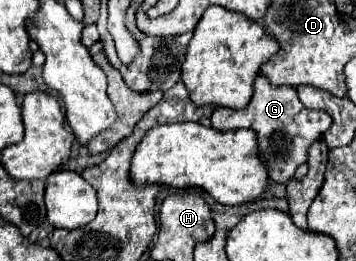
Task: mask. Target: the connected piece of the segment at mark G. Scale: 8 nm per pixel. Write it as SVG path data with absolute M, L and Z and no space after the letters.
M261 74L253 82L253 98L245 110L229 110L229 108L215 108L211 116L211 128L219 132L237 130L237 128L251 128L257 134L257 146L259 146L259 158L267 166L269 180L277 184L287 184L297 166L307 162L307 150L309 146L323 136L323 132L331 126L331 116L323 110L309 110L305 108L295 88L287 86L271 86L269 80L265 80Z

